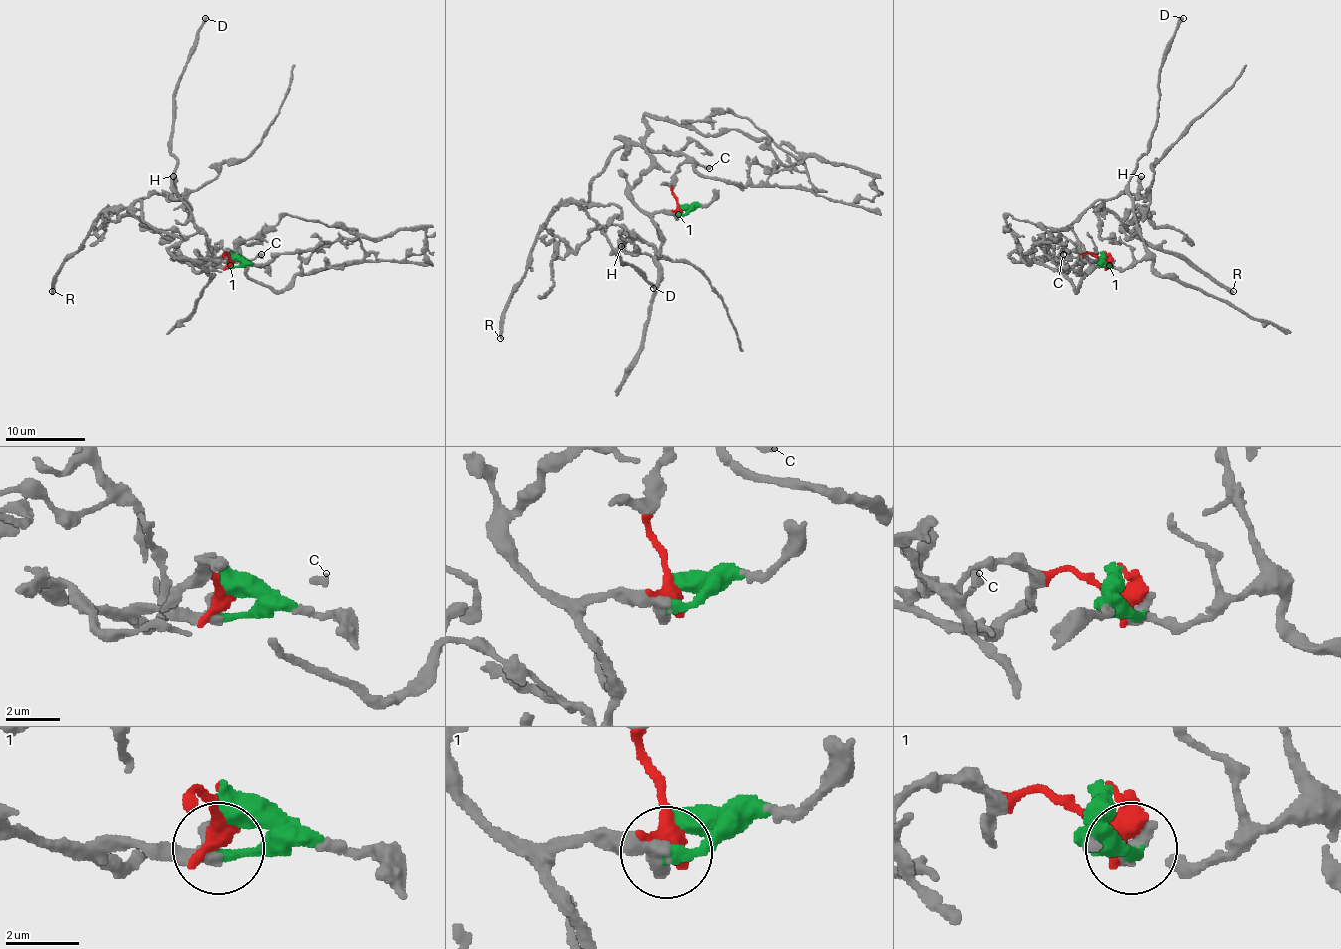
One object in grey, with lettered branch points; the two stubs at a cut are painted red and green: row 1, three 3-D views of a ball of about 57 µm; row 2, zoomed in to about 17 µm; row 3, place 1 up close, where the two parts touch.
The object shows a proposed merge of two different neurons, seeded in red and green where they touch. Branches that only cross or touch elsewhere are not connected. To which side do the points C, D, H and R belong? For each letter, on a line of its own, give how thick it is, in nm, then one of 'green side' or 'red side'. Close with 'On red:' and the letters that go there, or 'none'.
C: 360 nm thick; red side
D: 340 nm thick; green side
H: 300 nm thick; green side
R: 320 nm thick; red side
On red: C, R

